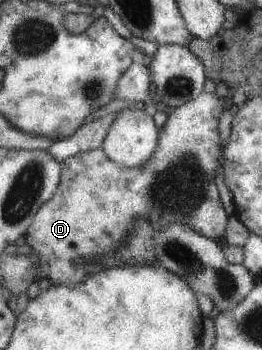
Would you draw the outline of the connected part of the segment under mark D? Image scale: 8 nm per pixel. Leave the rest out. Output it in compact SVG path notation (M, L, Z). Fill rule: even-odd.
M204 92L187 104L175 107L164 125L158 129L157 146L142 167L122 169L112 165L99 148L66 158L61 163L59 184L54 195L36 212L24 234L31 255L39 259L38 281L43 285L76 285L89 273L101 271L102 267L92 265L89 260L111 251L129 233L136 217L148 219L154 230L167 223L178 222L205 238L221 243L229 217L223 210L213 179L214 171L222 161L218 119L224 110L225 98L218 98L214 92Z

